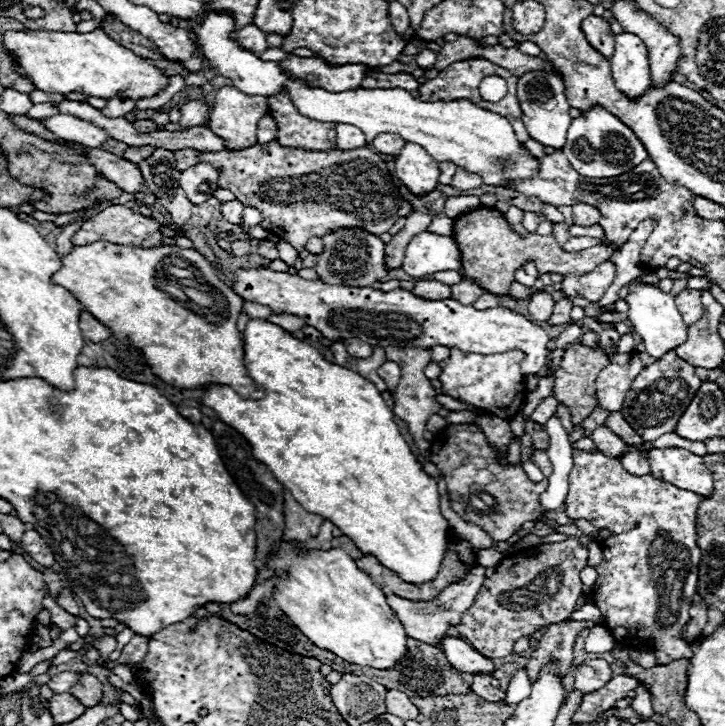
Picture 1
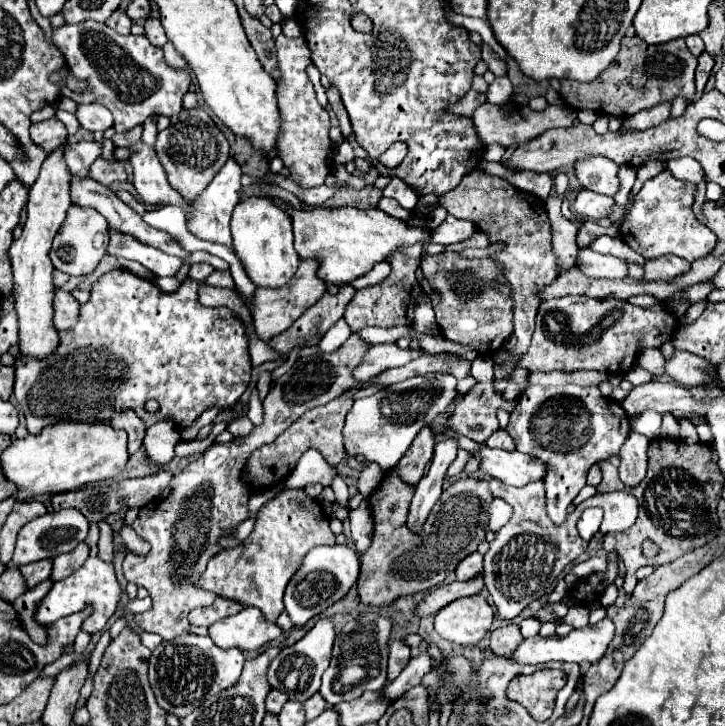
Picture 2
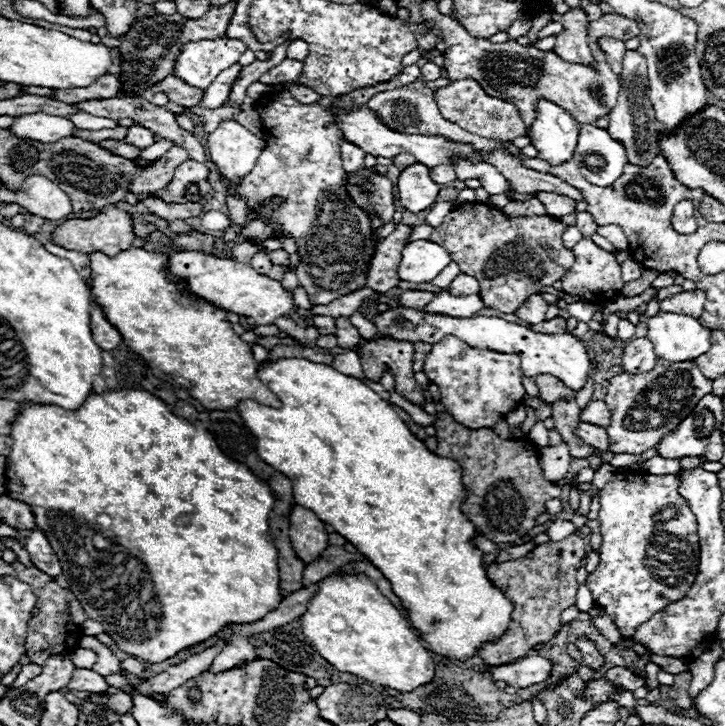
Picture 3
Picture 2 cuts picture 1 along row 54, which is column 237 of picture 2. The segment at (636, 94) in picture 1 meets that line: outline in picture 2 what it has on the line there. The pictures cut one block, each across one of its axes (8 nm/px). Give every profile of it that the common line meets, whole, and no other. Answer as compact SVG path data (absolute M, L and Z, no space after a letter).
M242 608L238 614L228 616L208 628L208 636L218 648L258 650L270 640L282 636L282 630L268 622L258 608Z

